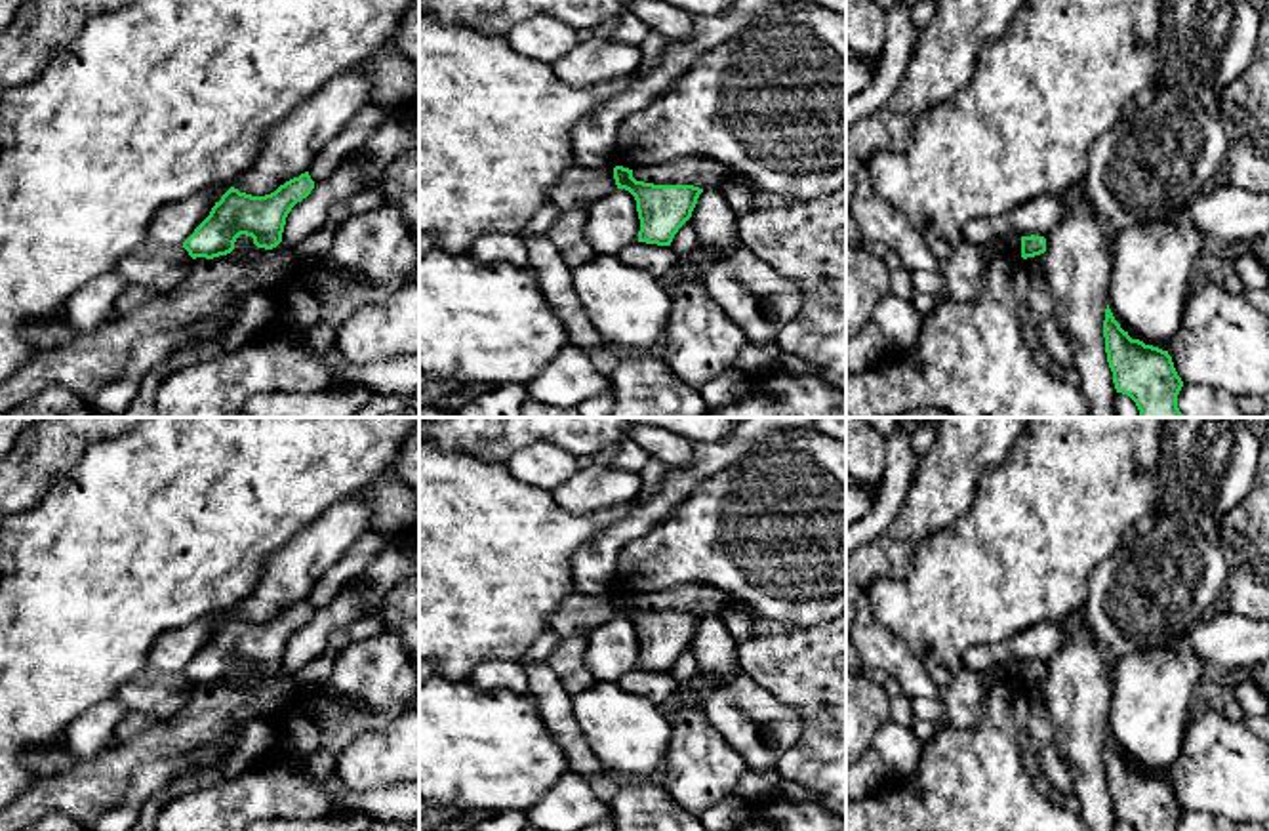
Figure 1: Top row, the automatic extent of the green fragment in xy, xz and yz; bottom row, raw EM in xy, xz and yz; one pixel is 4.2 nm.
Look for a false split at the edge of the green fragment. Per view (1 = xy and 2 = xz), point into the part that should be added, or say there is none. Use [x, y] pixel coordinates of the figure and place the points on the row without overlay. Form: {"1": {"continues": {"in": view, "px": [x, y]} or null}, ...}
{"1": {"continues": null}, "2": {"continues": null}}

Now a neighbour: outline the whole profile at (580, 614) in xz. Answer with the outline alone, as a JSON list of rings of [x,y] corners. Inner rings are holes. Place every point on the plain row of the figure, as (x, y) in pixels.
[[[575,593],[549,616],[549,627],[558,635],[558,638],[570,635],[589,637],[593,629],[608,623],[615,616],[614,595],[589,597]]]

